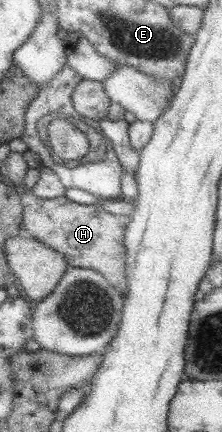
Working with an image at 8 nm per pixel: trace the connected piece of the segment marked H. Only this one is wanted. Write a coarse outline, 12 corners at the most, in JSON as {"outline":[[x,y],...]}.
{"outline":[[21,189],[24,234],[126,295],[130,216]]}

